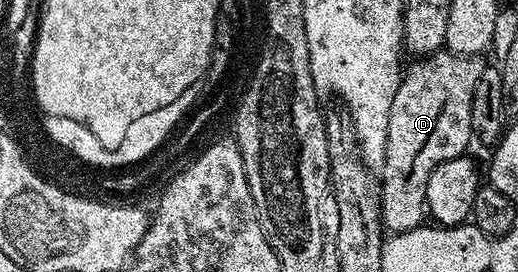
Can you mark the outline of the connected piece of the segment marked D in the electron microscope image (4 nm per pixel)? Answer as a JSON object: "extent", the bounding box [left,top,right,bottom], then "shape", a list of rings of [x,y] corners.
{"extent":[378,49,485,233],"shape":[[[447,49],[434,51],[407,64],[400,76],[398,93],[390,101],[390,125],[386,129],[386,157],[378,171],[380,188],[380,217],[385,232],[399,233],[416,231],[419,223],[426,219],[427,181],[434,169],[443,162],[463,156],[468,151],[468,142],[474,136],[471,127],[471,101],[475,85],[485,69],[483,58],[475,55],[455,55]]]}

